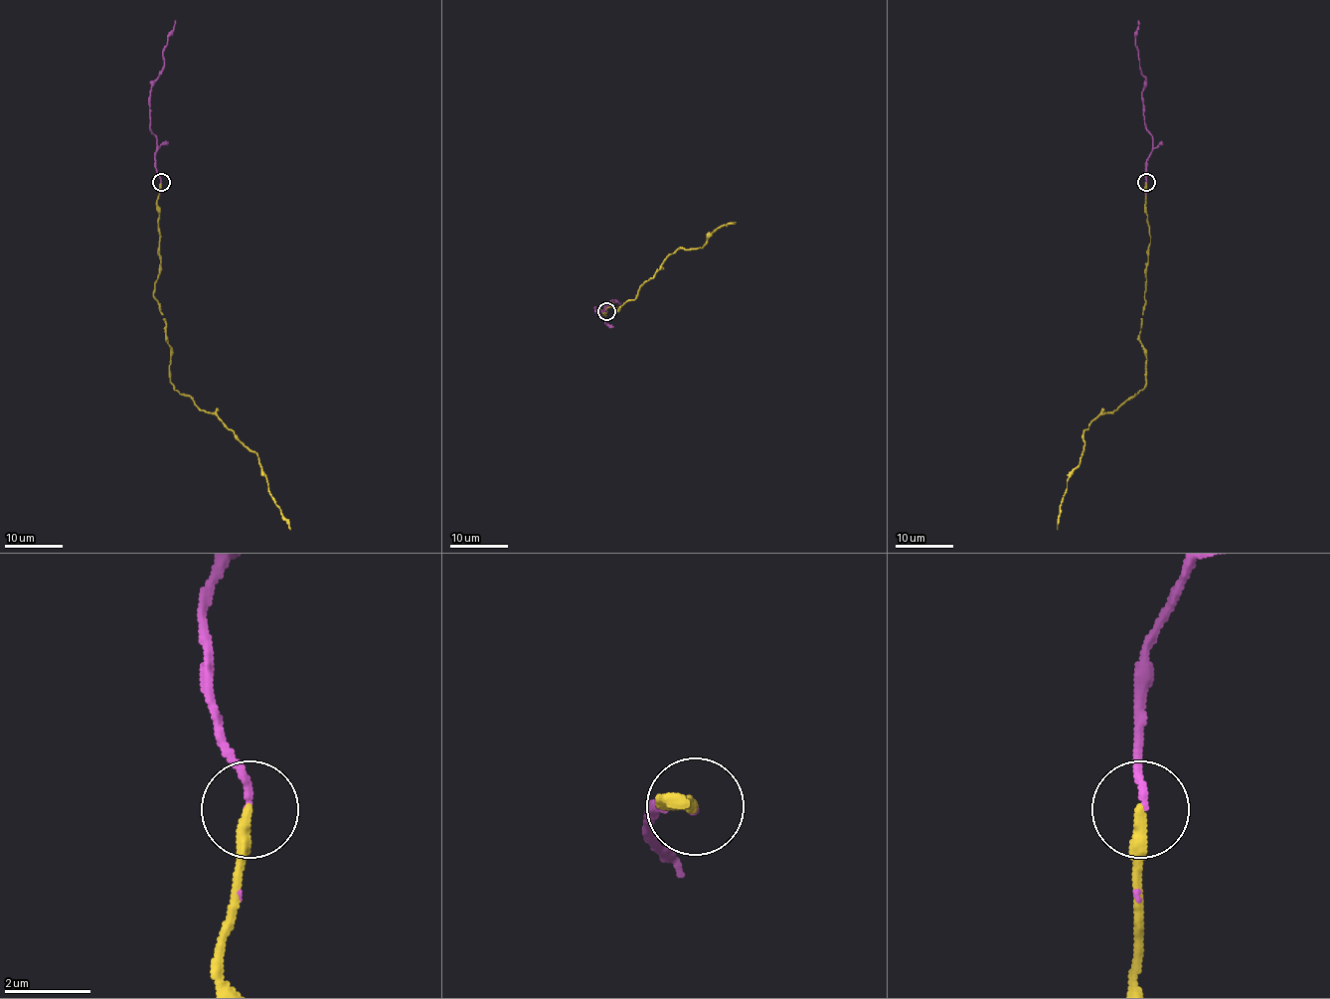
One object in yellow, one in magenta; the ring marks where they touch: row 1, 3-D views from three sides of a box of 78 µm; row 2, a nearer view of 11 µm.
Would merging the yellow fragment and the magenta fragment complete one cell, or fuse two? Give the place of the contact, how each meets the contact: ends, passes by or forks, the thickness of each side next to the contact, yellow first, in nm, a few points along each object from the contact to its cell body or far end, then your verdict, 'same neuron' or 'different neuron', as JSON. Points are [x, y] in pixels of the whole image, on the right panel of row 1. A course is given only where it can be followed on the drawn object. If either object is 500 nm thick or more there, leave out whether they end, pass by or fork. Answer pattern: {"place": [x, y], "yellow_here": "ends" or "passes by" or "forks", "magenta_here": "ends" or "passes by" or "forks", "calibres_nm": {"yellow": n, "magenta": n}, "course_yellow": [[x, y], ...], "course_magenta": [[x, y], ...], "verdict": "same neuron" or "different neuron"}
{"place": [1146, 182], "yellow_here": "ends", "magenta_here": "ends", "calibres_nm": {"yellow": 280, "magenta": 150}, "course_yellow": [[1146, 183], [1150, 237], [1139, 341], [1146, 382], [1083, 432], [1058, 530]], "course_magenta": [[1146, 183], [1152, 136], [1146, 129], [1142, 91], [1146, 79], [1139, 67], [1136, 35], [1139, 20]], "verdict": "same neuron"}

